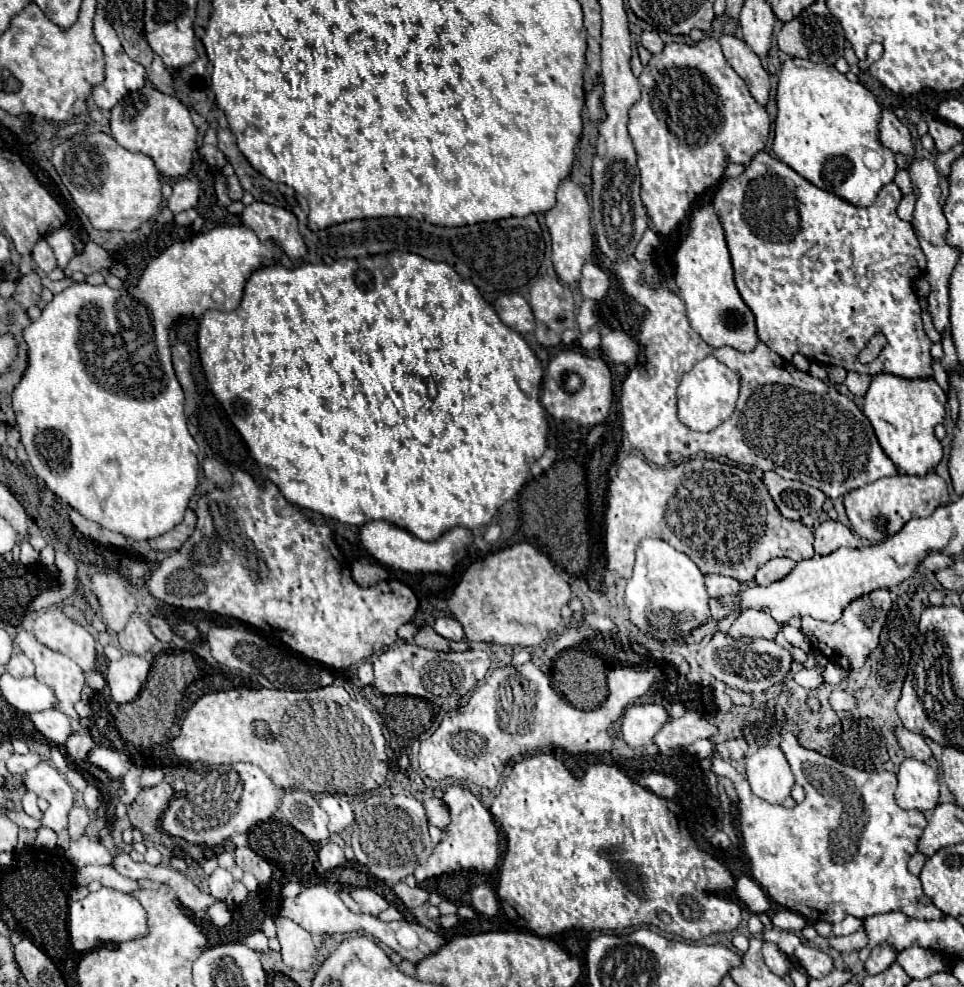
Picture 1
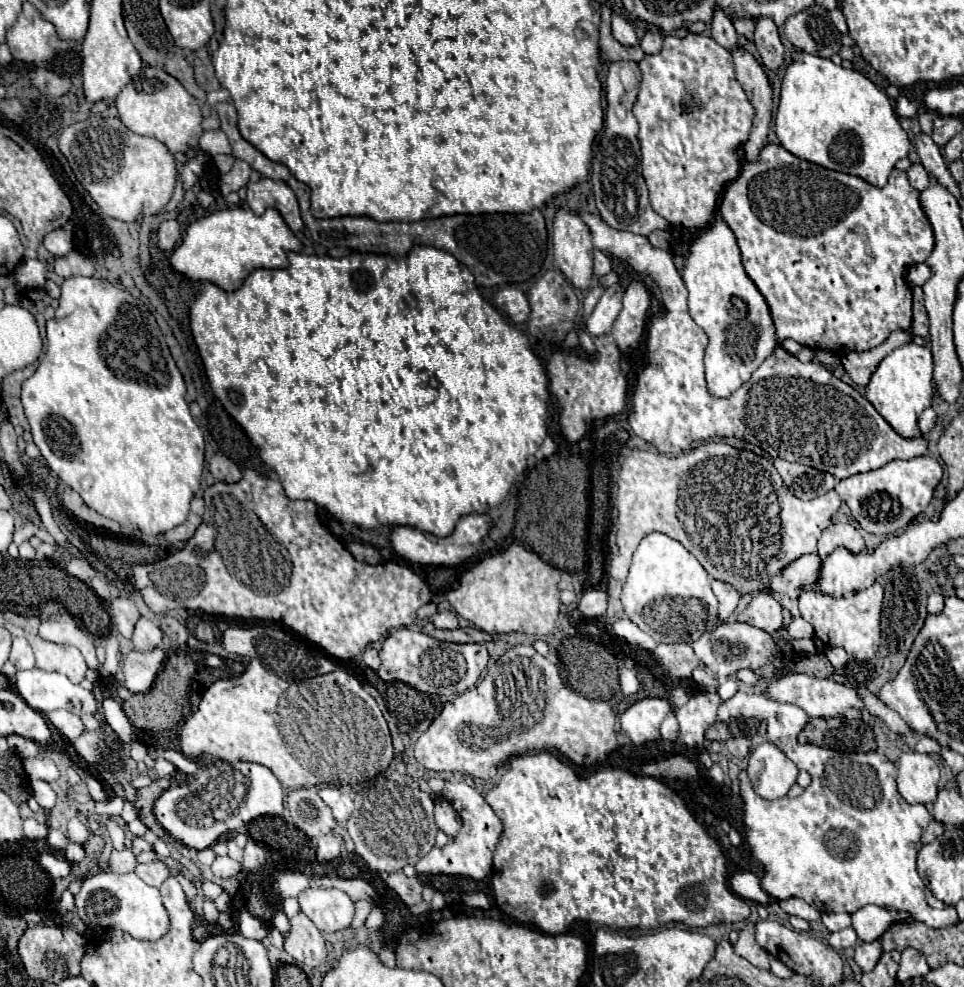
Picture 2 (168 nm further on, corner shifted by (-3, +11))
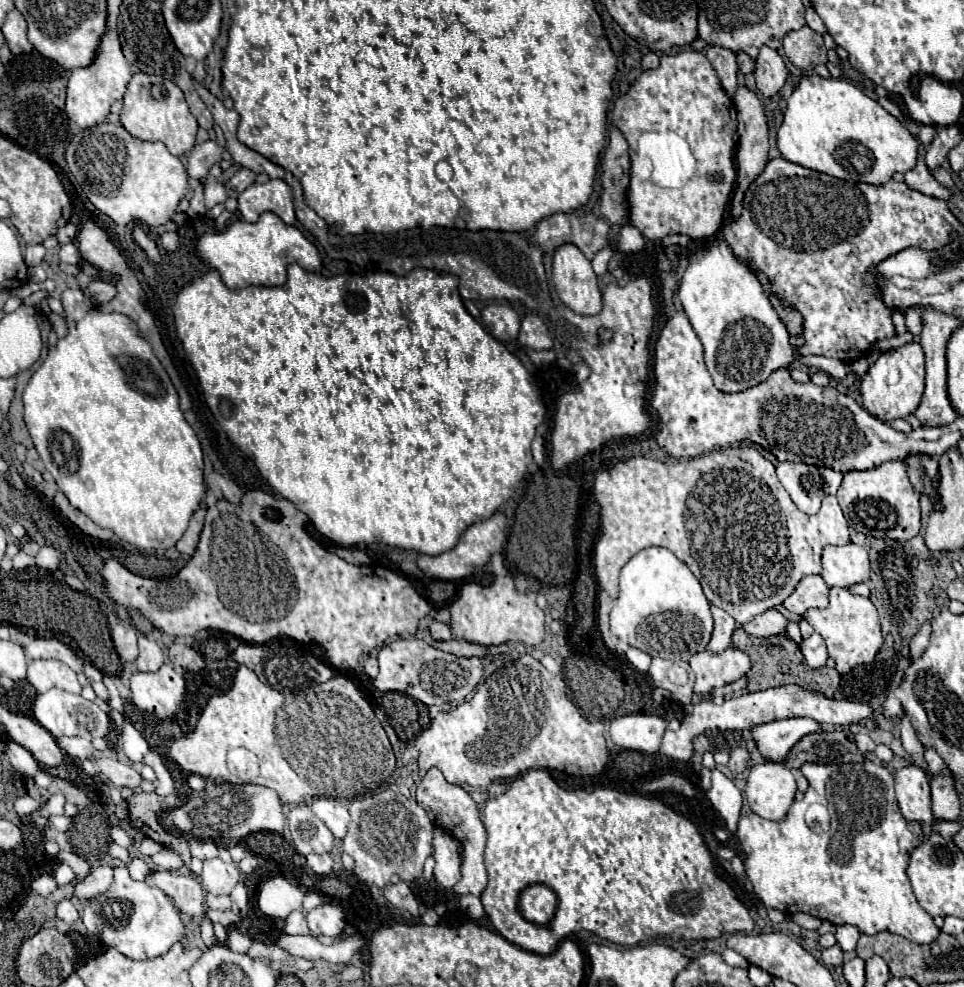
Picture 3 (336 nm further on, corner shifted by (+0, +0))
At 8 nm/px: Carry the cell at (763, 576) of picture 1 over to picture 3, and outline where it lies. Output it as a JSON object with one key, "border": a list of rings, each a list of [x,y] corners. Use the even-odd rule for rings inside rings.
{"border":[[[807,576],[799,582],[795,592],[783,602],[789,612],[803,616],[809,608],[825,608],[829,604],[829,586],[821,576]]]}

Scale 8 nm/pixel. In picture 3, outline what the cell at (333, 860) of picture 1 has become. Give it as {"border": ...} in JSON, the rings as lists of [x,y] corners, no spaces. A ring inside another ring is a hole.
{"border":[[[309,854],[306,856],[308,868],[317,875],[327,876],[333,872],[334,861],[329,854]]]}

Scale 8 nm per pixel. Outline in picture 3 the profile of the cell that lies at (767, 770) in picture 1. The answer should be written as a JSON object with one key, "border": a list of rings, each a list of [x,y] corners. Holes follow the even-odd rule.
{"border":[[[763,762],[753,766],[745,786],[751,812],[773,822],[785,820],[795,792],[797,784],[793,772],[777,762]]]}

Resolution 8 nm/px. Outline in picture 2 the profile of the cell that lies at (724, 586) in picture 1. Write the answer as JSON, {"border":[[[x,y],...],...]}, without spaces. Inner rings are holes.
{"border":[[[712,579],[712,591],[714,591],[714,595],[716,595],[718,603],[720,603],[718,619],[724,621],[736,611],[738,601],[740,601],[740,593],[738,593],[738,589],[734,585],[718,581],[718,579]]]}

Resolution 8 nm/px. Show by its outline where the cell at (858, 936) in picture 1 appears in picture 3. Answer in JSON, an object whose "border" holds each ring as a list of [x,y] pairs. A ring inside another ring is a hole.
{"border":[[[833,946],[833,948],[827,948],[821,952],[821,960],[827,964],[827,966],[841,966],[843,964],[843,950],[839,946]]]}

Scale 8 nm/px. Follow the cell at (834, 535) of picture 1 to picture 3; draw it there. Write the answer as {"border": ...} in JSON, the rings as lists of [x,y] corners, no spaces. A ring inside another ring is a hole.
{"border":[[[857,544],[827,546],[823,550],[823,580],[827,586],[853,586],[869,580],[867,550]]]}

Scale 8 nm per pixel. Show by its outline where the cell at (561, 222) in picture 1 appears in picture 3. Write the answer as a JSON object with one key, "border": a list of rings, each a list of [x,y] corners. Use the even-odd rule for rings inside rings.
{"border":[[[563,244],[553,256],[553,282],[565,306],[575,314],[595,316],[603,308],[601,290],[591,262],[577,246]]]}

